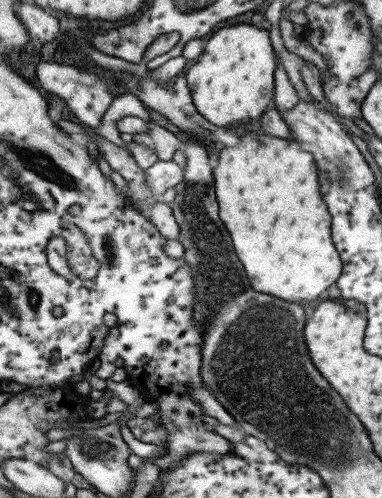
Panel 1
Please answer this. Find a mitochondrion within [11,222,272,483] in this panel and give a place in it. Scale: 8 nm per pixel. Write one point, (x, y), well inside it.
(88, 447)

